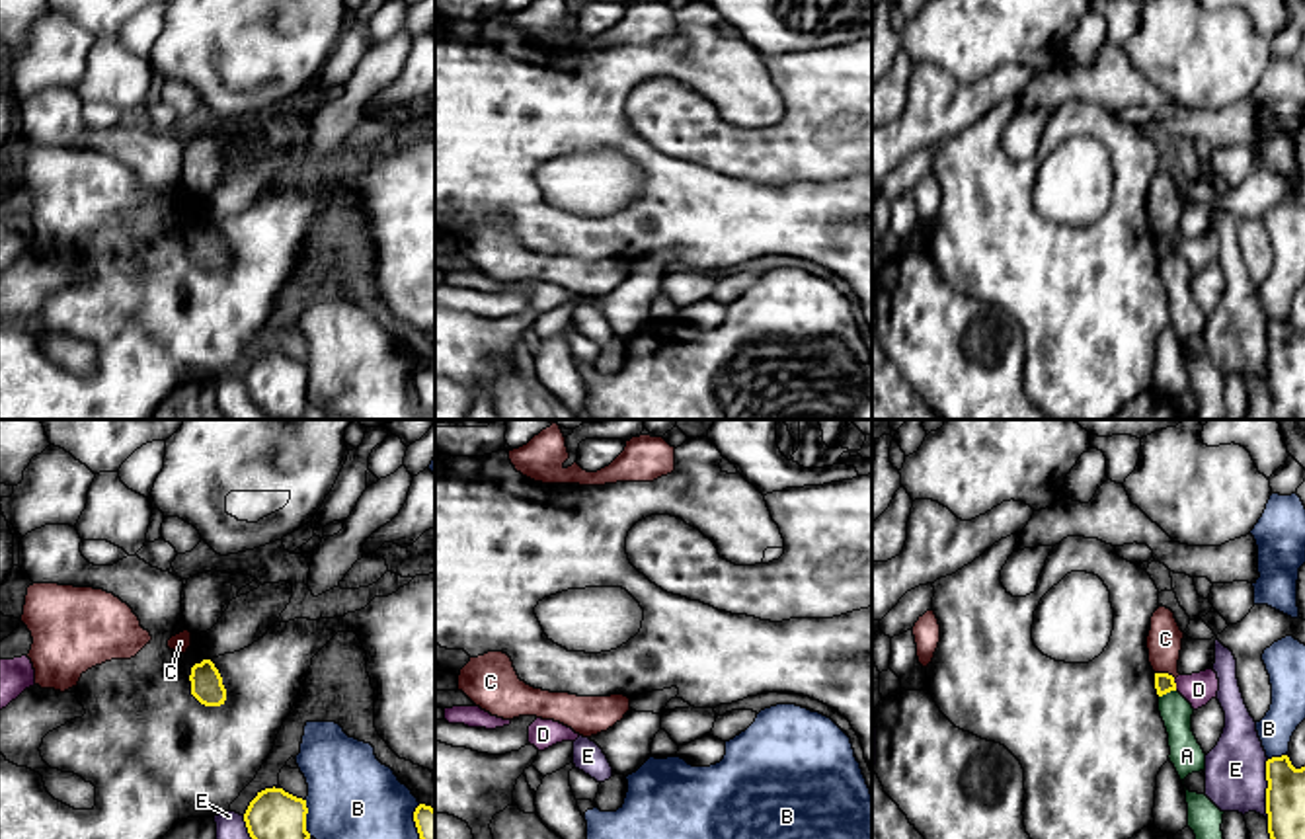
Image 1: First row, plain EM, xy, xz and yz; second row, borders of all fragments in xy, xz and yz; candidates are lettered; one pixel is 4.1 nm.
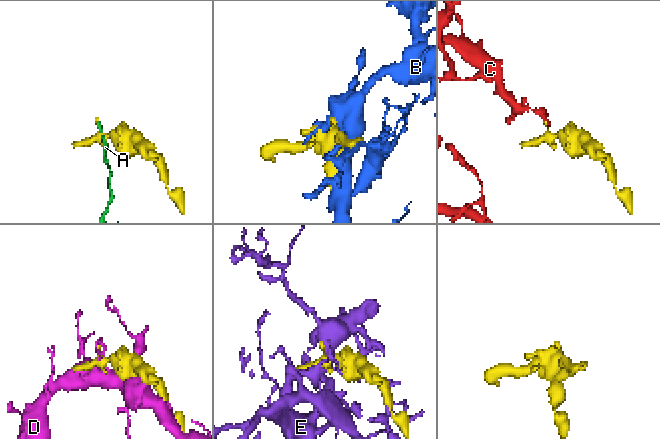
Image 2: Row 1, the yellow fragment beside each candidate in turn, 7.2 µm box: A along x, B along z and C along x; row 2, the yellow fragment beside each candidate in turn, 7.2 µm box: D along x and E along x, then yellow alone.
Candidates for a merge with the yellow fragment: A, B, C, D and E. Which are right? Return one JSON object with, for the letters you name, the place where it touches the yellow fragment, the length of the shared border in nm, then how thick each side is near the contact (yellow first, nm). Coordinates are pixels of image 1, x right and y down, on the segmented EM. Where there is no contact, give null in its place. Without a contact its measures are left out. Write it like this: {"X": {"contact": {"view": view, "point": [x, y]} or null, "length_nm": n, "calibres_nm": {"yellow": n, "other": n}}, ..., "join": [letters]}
{"join": []}

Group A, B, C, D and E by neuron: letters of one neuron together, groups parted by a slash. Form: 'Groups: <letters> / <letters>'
Groups: A / B / C / D / E

